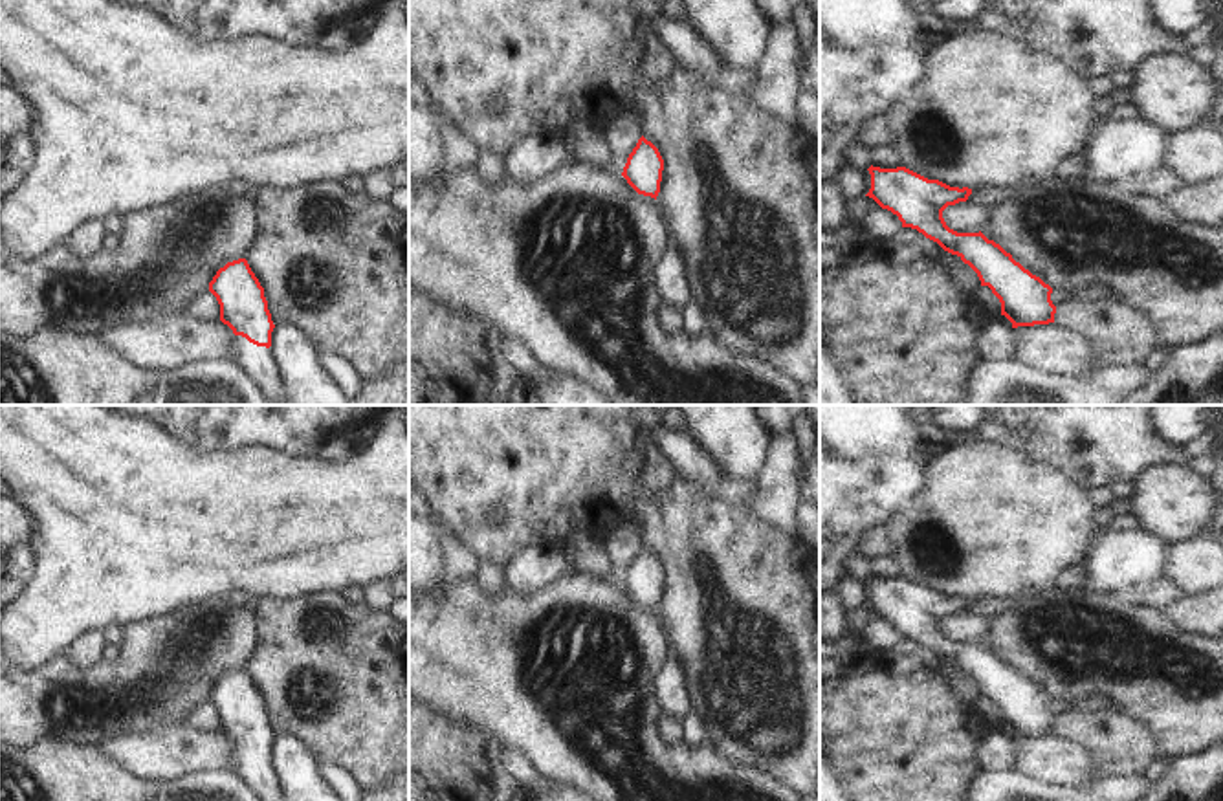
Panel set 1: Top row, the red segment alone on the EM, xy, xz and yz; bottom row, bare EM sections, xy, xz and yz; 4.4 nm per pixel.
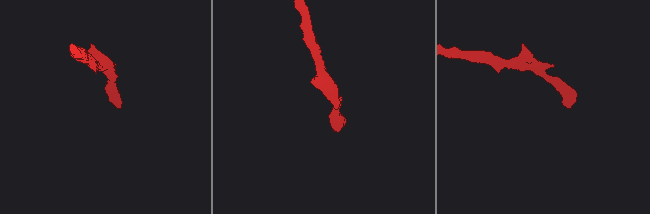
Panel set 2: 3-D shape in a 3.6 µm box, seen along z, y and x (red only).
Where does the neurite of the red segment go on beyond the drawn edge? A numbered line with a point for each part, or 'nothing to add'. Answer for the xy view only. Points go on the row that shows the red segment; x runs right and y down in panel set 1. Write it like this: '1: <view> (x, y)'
1: xy (259, 362)

